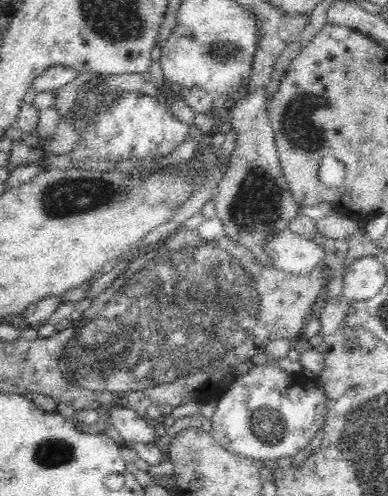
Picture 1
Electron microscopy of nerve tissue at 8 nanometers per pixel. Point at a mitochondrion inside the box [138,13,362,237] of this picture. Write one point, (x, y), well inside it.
(305, 123)

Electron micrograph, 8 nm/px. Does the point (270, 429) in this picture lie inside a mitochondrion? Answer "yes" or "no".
yes

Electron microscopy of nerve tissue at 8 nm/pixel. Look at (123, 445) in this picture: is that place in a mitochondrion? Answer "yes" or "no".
no

